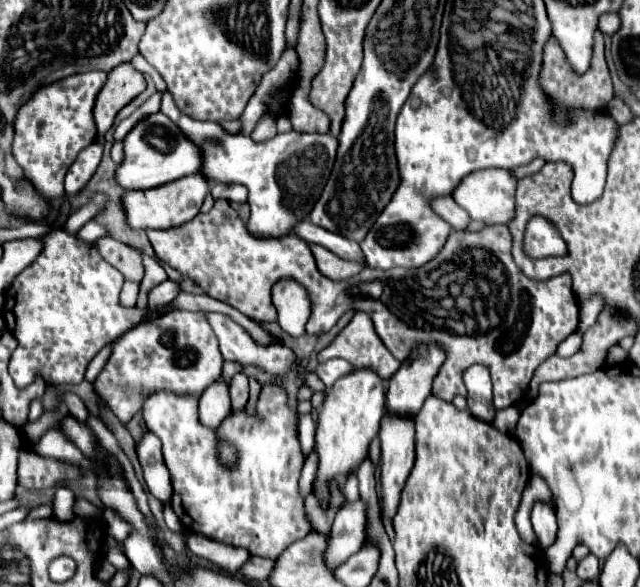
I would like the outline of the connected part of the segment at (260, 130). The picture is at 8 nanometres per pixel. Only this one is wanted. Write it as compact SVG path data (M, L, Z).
M265 115L261 121L257 121L257 125L255 125L253 133L251 133L251 139L253 141L265 141L265 139L271 139L275 133L277 133L275 117L273 115Z

